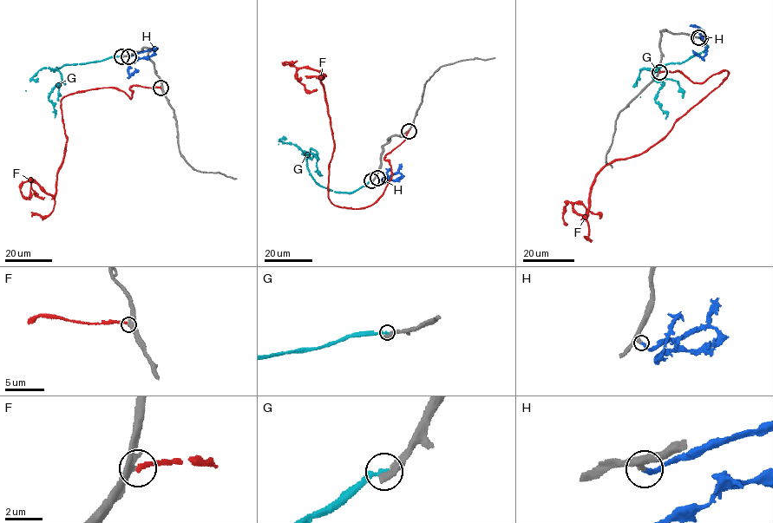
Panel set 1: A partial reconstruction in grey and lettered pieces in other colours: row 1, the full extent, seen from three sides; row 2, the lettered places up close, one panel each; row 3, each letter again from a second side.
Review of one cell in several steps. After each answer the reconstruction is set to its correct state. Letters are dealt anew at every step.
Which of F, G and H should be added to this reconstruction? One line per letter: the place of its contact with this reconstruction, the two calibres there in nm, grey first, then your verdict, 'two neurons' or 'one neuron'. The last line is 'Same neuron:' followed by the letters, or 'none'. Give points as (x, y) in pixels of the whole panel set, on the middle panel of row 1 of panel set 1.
F: meets grey at (409, 131); 220 nm thick on the grey side, 240 nm on the other; two neurons
G: meets grey at (371, 180); 480 nm thick on the grey side, 240 nm on the other; two neurons
H: meets grey at (377, 178); 320 nm thick on the grey side, 280 nm on the other; one neuron
Same neuron: H

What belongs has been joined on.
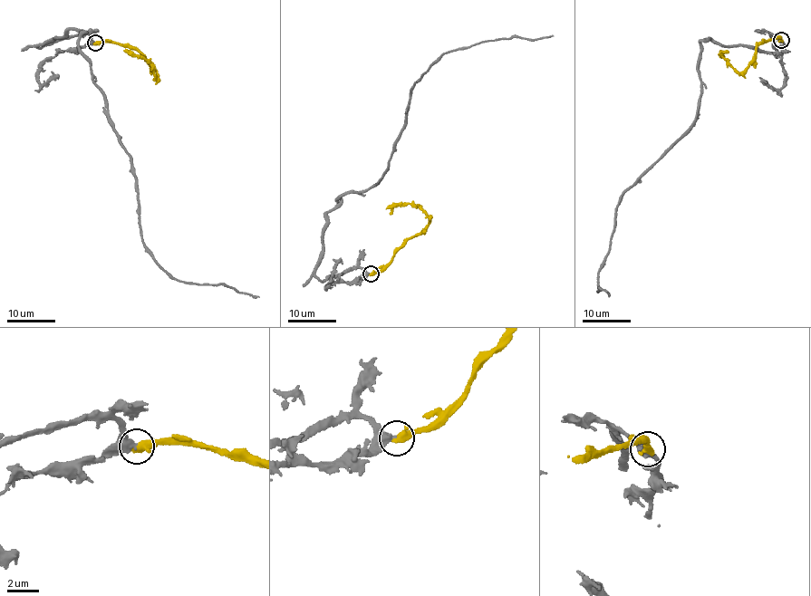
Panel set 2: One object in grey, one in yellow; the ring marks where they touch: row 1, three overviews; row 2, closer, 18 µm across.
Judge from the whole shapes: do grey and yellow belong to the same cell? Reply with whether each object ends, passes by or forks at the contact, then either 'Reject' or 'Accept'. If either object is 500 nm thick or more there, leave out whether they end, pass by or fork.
Reject

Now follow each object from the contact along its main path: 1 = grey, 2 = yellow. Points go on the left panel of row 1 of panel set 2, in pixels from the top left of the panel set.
1: (95, 42), (76, 34), (37, 46), (83, 32), (79, 52), (130, 157), (145, 250), (178, 280), (258, 297)
2: (95, 43), (128, 44), (139, 52), (158, 75), (156, 77), (146, 61), (132, 56), (124, 50)

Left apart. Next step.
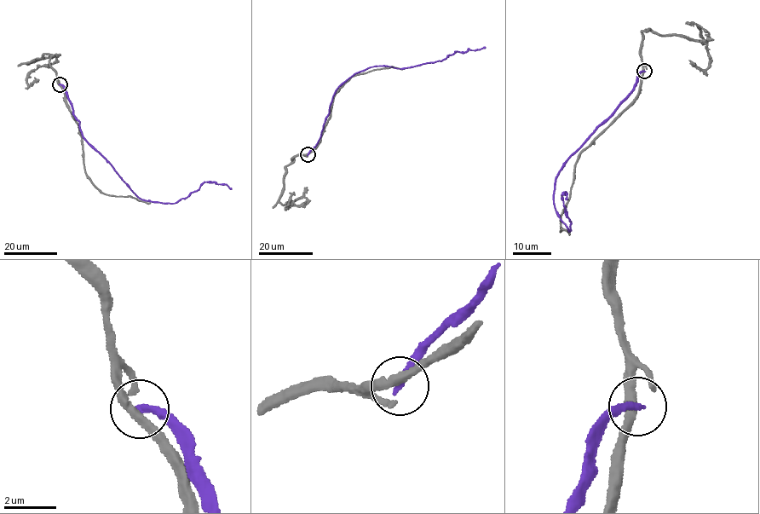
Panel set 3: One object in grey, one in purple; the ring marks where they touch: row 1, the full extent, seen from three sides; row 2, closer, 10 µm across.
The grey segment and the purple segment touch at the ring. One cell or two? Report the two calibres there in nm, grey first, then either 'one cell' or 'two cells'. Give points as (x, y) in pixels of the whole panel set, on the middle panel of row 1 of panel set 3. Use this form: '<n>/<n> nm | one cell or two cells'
320/260 nm | two cells

